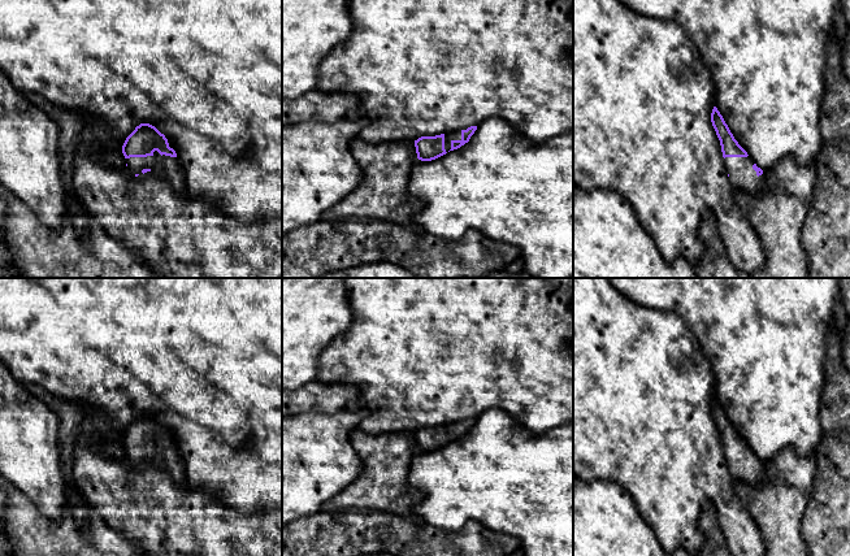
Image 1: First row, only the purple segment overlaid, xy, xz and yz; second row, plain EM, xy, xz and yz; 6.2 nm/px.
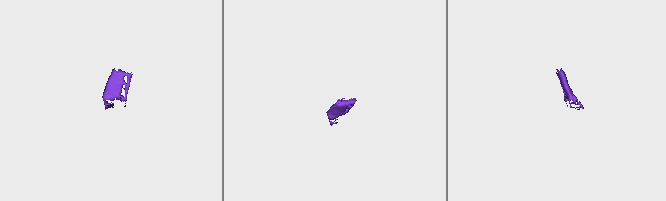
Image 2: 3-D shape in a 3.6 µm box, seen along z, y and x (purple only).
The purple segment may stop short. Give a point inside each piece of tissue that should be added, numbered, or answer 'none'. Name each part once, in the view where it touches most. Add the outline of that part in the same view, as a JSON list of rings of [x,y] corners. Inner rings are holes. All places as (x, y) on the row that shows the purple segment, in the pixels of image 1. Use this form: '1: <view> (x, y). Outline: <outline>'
1: xy (167, 168). Outline: [[[157,151],[147,157],[125,158],[131,173],[142,173],[149,169],[159,178],[164,179],[177,194],[185,194],[186,183],[183,170],[177,157],[160,155]]]

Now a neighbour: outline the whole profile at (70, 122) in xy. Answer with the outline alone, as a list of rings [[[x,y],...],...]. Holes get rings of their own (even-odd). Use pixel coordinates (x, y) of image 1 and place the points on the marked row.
[[[23,92],[30,103],[51,114],[60,126],[58,149],[61,153],[61,169],[64,174],[65,199],[71,217],[71,225],[77,231],[88,230],[88,222],[83,209],[77,207],[78,197],[73,187],[73,174],[75,169],[75,156],[83,142],[83,117],[74,109],[60,108],[51,104],[36,92]]]

